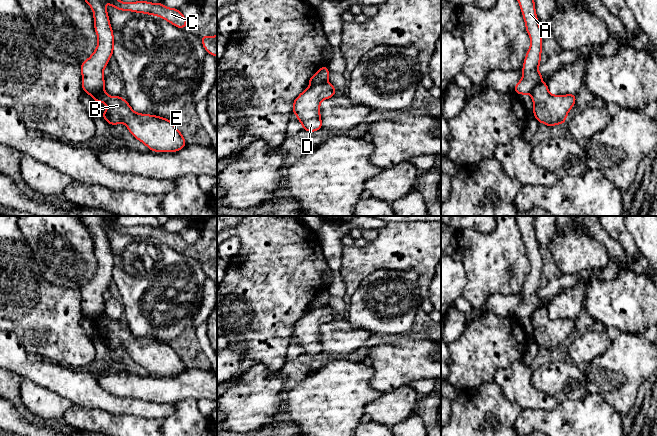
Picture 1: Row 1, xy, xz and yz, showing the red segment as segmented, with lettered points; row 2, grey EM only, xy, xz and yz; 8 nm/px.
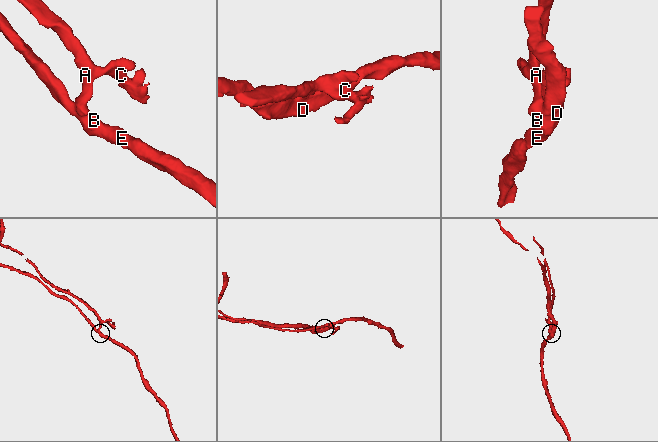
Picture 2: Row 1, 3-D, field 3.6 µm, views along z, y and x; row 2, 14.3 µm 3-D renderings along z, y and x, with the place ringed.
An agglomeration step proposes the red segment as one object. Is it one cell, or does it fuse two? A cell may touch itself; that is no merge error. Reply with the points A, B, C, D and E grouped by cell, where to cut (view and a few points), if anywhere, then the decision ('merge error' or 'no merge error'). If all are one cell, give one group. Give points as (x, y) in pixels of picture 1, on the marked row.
A C / B D E | xz (327, 81), (311, 86) | merge error

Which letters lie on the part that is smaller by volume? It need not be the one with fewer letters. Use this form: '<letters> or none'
A, C

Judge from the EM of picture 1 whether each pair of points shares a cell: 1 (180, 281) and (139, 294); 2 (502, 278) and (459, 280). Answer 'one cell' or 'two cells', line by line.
1: one cell
2: two cells

